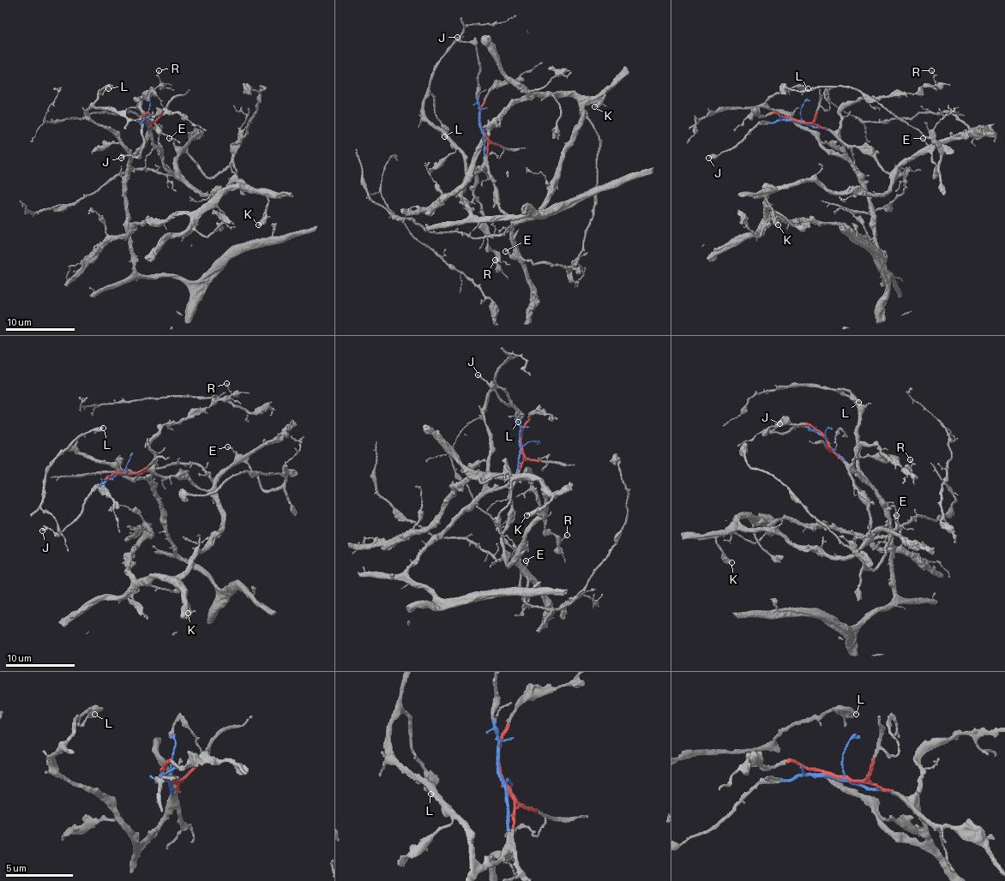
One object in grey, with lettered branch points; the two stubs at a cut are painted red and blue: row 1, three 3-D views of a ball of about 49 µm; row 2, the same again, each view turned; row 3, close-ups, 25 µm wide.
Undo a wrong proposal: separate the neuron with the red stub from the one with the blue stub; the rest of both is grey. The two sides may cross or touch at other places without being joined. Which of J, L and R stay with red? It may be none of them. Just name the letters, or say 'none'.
none

